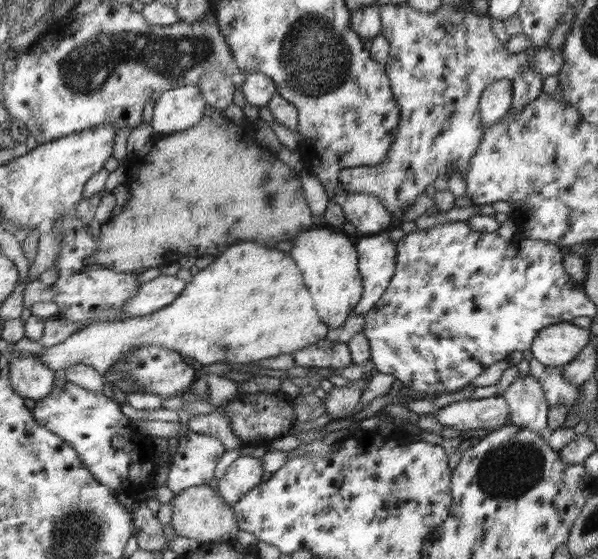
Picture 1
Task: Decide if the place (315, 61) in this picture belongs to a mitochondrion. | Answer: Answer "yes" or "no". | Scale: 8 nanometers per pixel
yes

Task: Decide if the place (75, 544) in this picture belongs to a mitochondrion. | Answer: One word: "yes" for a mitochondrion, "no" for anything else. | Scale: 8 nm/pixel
yes

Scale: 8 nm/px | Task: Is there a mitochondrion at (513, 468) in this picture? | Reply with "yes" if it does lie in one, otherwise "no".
yes

